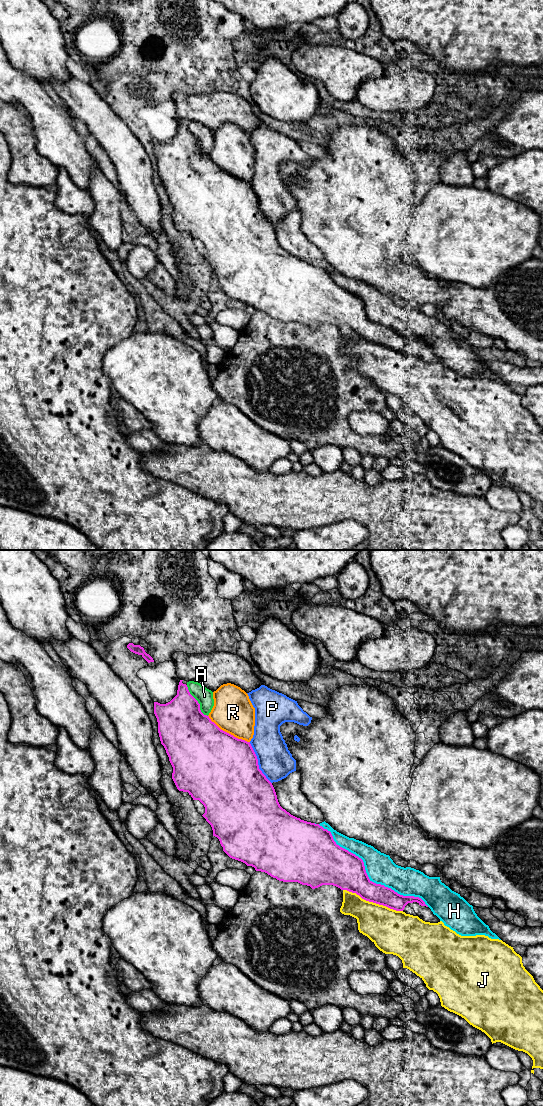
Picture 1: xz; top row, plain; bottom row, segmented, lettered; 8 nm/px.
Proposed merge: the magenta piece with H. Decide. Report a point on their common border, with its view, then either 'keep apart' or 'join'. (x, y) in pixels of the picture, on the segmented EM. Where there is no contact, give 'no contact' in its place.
contact xz (366, 874); join

